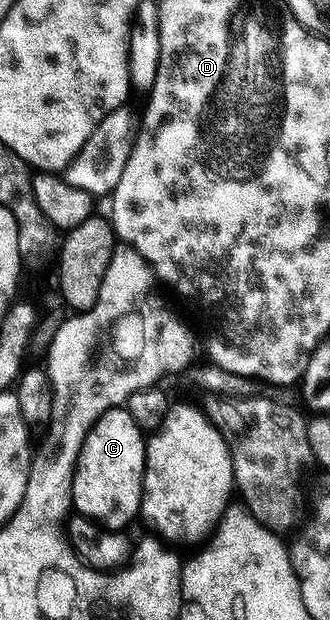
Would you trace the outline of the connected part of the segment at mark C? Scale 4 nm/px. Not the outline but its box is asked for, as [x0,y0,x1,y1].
[73,406,147,530]

